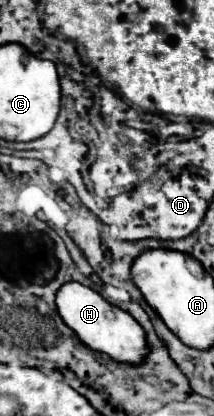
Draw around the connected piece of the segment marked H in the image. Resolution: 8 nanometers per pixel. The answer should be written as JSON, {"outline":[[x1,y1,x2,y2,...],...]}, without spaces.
{"outline":[[69,282,61,286,57,292,57,310,65,324,69,324,69,328,77,332,83,344,87,344,91,350,111,356,115,362,139,366,149,356,149,344,143,326,129,312,113,306,93,288,79,282]]}

